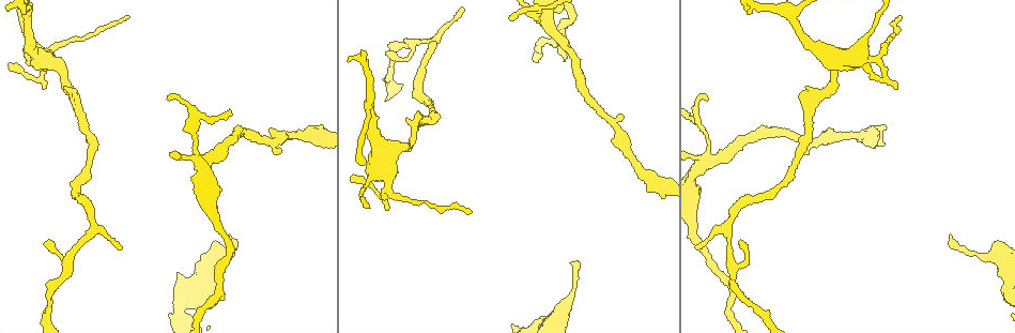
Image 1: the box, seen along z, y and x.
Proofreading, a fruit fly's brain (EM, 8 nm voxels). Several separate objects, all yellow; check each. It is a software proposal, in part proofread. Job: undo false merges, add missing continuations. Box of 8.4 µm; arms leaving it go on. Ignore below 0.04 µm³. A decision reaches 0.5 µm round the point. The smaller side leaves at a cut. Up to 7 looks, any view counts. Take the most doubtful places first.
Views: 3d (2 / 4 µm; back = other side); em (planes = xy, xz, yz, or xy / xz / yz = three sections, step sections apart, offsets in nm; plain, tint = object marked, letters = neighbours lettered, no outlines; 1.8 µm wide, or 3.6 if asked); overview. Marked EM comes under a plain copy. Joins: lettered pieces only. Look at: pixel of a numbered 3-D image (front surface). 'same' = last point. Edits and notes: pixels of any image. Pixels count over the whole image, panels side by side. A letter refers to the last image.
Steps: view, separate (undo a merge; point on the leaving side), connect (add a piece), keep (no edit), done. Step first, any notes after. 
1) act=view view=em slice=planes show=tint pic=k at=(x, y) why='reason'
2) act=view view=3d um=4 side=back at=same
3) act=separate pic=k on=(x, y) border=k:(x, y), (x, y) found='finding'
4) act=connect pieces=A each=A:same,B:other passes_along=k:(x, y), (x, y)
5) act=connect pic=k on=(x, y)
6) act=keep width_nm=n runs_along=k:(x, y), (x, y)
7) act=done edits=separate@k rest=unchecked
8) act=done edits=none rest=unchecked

act=view view=3d um=2 side=back pic=1 at=(707, 161) why='sharp bend'

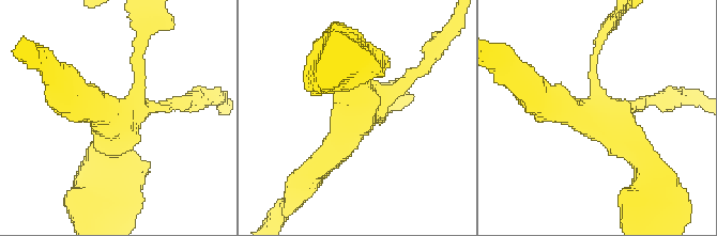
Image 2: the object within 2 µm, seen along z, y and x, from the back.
act=view view=em um=3.6 slice=yz step=16 show=tint pic=2 at=(117, 117) why='need the tissue'

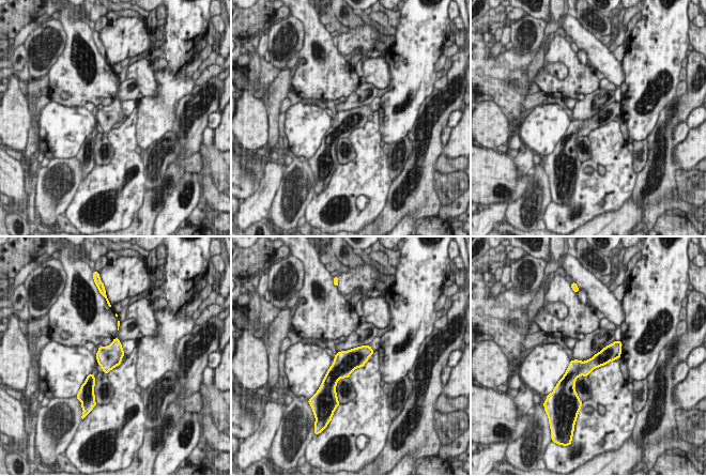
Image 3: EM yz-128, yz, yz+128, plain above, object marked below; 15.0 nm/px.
act=view view=em um=3.6 slice=planes show=letters at=same

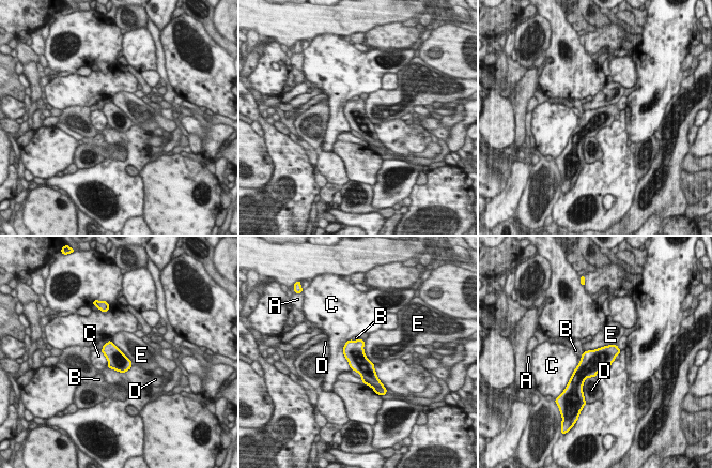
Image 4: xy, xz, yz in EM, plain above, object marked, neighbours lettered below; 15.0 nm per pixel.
act=keep width_nm=280 each=A:other,B:other,C:other,D:other,E:other border=4:(616, 344), (584, 351) found='one neuron here'

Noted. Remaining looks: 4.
act=view view=3d um=4 pic=1 at=(385, 153) why='four or more arms meet'

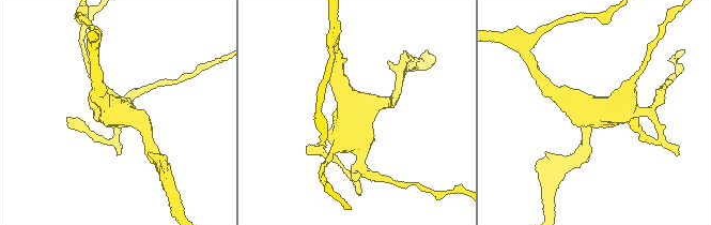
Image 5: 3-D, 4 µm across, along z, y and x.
act=view view=em slice=planes show=tint pic=5 at=(118, 110) arms=4 why='shape alone is not enough'

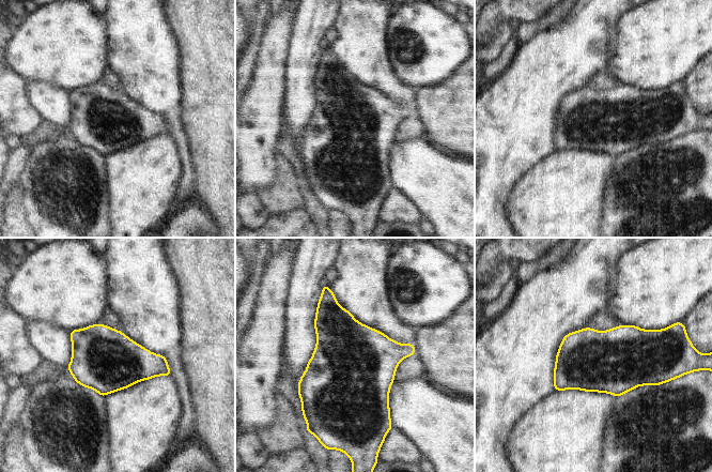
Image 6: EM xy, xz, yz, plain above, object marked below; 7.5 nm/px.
act=view view=em slice=planes show=letters at=same

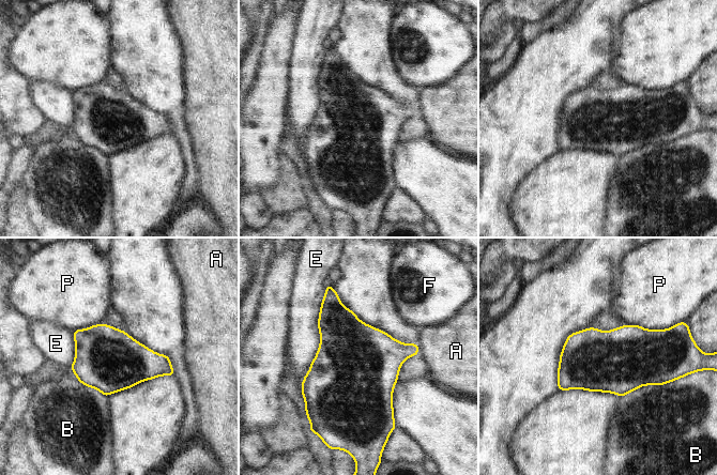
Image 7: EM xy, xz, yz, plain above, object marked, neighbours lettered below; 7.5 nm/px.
act=keep longest_contact=E:700nm each=A:other,B:other,E:other,F:other,P:other found='continuous, no second neuron'

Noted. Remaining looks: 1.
act=done edits=none rest=unchecked

